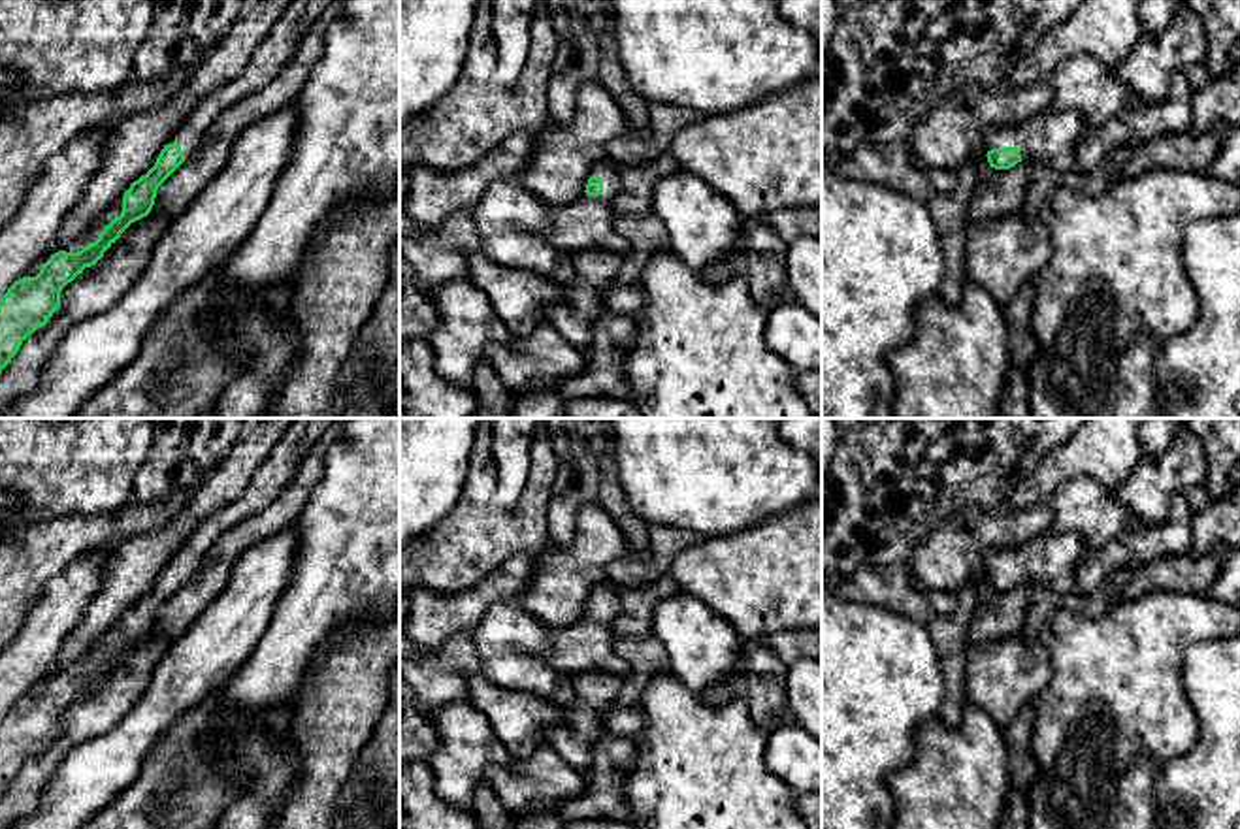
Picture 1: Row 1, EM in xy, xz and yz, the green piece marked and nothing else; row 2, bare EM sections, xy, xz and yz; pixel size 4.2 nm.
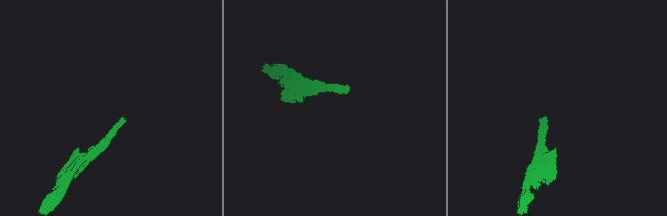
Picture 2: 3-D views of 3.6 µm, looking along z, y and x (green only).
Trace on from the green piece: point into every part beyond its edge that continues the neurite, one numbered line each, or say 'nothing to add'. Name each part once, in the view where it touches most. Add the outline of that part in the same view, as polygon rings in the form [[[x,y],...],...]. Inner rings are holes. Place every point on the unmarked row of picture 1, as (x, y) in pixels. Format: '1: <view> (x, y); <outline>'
1: xy (115, 630); [[[128,609],[130,610],[130,609]],[[124,610],[117,622],[92,644],[92,648],[85,654],[85,658],[75,665],[72,667],[70,671],[62,671],[66,675],[77,675],[81,673],[83,669],[94,665],[100,658],[100,654],[115,641],[121,637],[122,633],[122,618],[124,614],[128,612]]]

